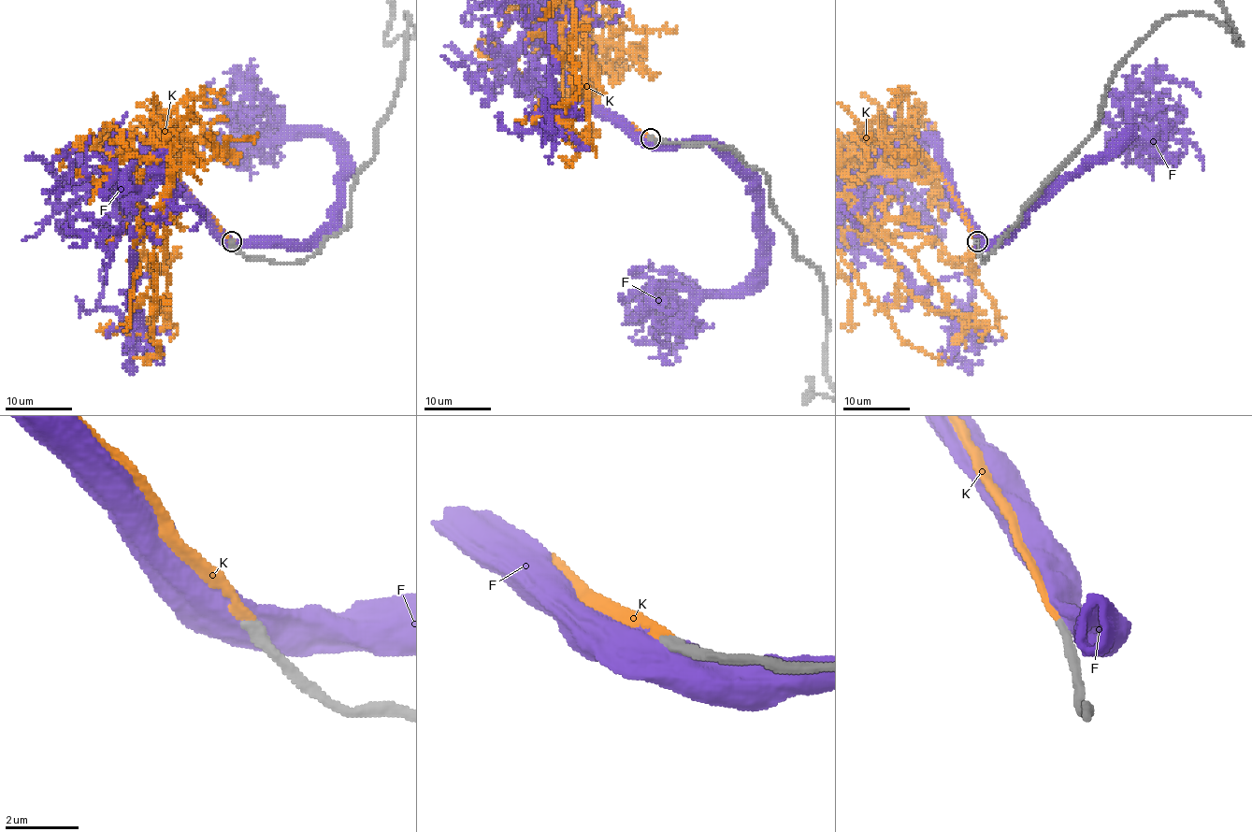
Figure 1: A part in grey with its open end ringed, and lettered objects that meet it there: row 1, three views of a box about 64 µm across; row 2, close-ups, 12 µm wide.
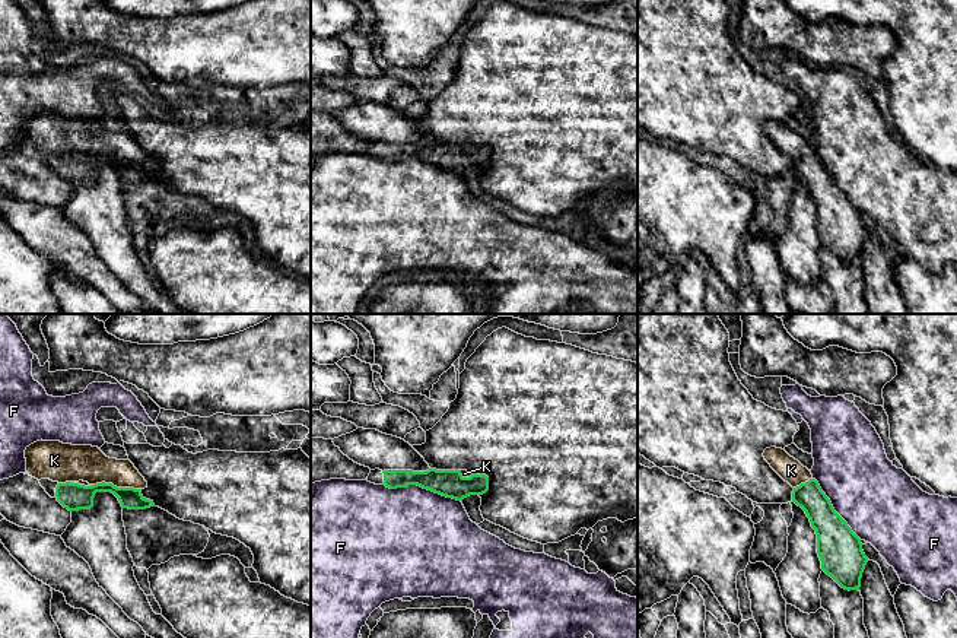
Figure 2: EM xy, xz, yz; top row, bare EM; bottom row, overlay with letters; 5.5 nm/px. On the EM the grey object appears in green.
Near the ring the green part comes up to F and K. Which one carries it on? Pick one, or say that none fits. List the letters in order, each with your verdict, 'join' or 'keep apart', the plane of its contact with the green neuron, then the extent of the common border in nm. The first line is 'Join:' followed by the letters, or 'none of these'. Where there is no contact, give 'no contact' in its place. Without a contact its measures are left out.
Join: K
F: keep apart | xz | 440 nm
K: join | xy | 260 nm

